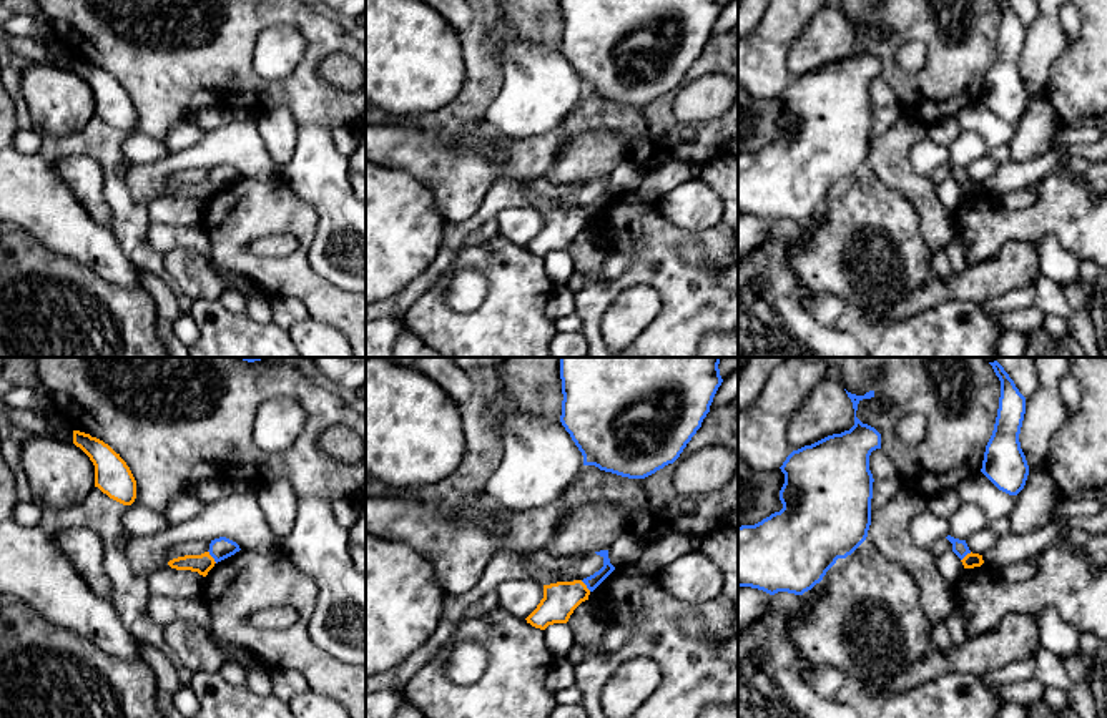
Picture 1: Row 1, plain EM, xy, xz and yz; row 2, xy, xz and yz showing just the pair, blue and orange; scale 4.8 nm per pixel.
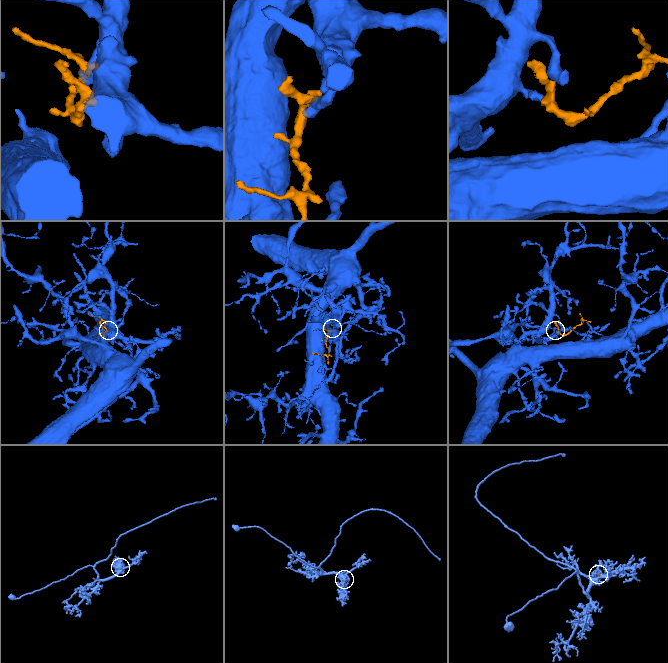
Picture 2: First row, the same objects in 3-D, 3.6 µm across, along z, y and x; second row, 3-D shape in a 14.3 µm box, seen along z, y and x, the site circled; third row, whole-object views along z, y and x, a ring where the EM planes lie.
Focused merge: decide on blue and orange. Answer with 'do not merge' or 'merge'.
do not merge

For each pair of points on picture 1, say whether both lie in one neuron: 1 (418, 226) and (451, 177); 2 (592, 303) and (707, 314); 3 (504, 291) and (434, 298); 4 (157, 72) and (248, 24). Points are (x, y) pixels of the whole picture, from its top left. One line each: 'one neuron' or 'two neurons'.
1: two neurons
2: one neuron
3: one neuron
4: one neuron

